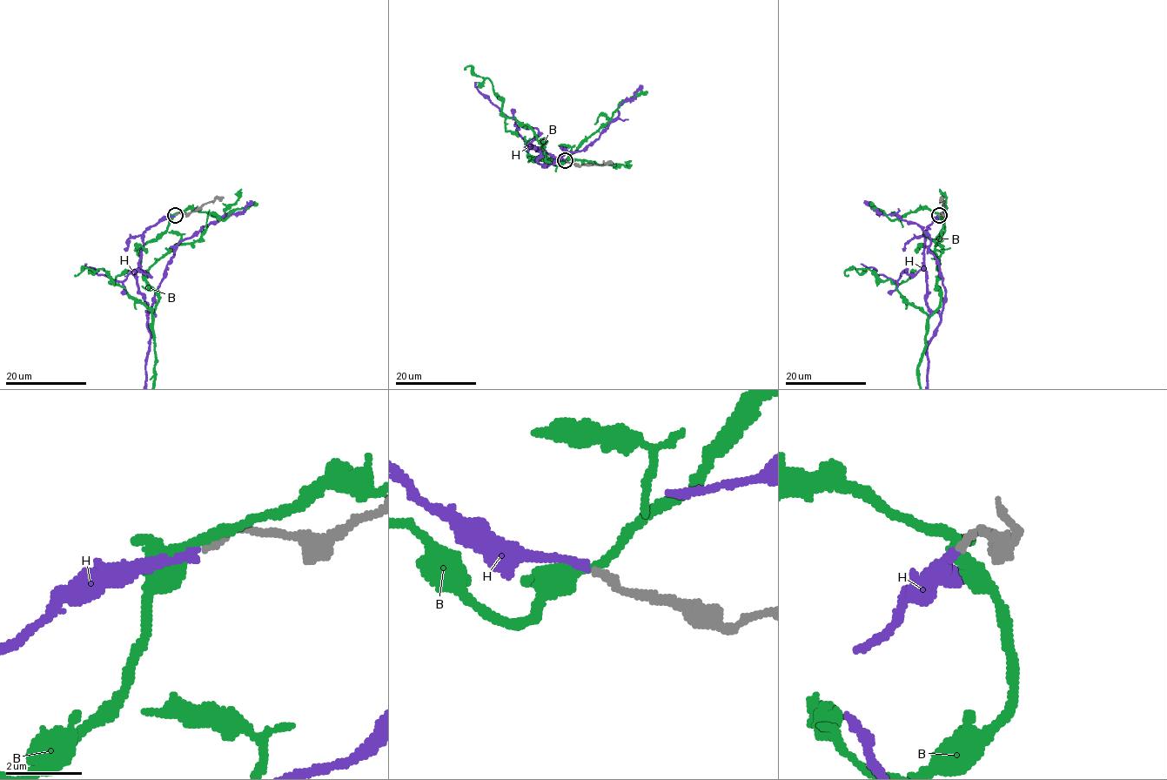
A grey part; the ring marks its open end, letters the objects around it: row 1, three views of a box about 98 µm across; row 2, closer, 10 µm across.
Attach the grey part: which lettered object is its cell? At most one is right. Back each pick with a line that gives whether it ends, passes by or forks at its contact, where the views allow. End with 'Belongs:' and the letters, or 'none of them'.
H: it ends there
Belongs: H

